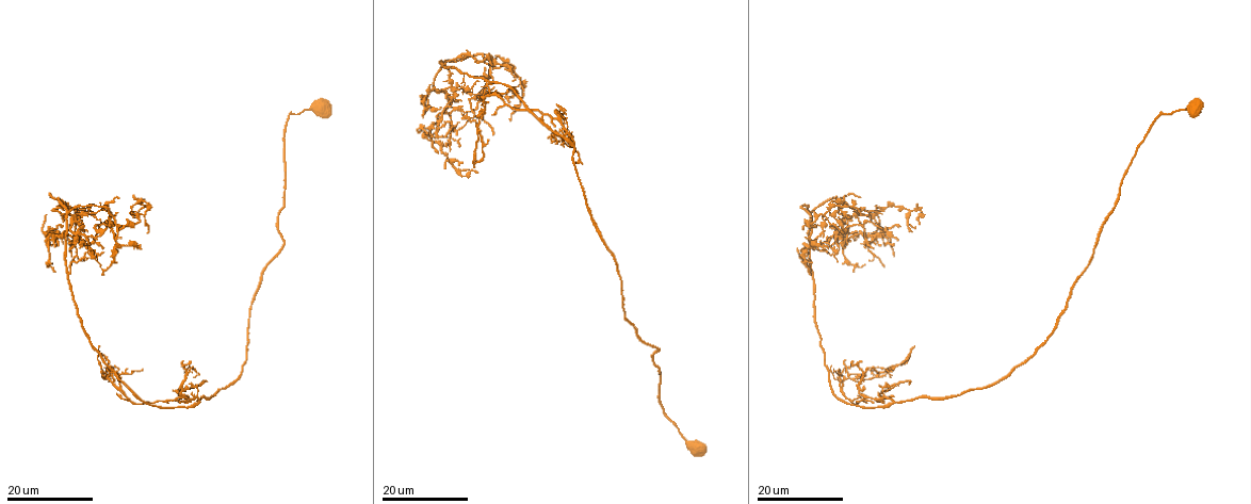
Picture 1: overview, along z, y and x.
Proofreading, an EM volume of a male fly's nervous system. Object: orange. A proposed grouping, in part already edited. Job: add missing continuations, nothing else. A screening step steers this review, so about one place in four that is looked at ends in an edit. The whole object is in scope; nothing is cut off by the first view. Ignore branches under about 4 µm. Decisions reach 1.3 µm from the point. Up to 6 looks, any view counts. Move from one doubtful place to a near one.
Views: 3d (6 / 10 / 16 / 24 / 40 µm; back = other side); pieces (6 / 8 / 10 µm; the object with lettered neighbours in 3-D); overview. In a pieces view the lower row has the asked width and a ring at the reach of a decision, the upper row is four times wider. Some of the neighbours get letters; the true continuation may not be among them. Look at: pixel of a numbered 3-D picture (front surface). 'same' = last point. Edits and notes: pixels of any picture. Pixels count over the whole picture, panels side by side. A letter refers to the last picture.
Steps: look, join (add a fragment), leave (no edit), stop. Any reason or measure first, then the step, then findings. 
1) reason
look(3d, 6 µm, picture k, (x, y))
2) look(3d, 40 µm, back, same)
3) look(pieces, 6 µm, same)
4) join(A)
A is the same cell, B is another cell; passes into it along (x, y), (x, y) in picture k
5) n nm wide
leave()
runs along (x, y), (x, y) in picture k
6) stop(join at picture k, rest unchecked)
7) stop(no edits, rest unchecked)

free end
look(3d, 16 µm, picture 1, (462, 119))

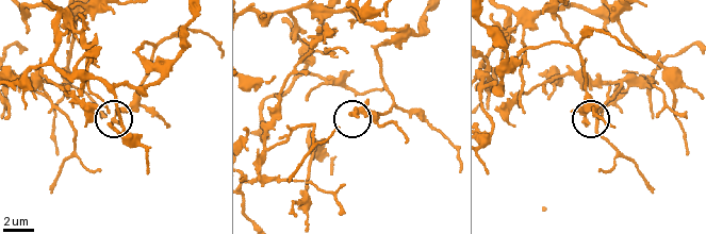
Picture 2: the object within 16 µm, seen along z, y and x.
look(pieces, 10 µm, picture 2, (587, 121))

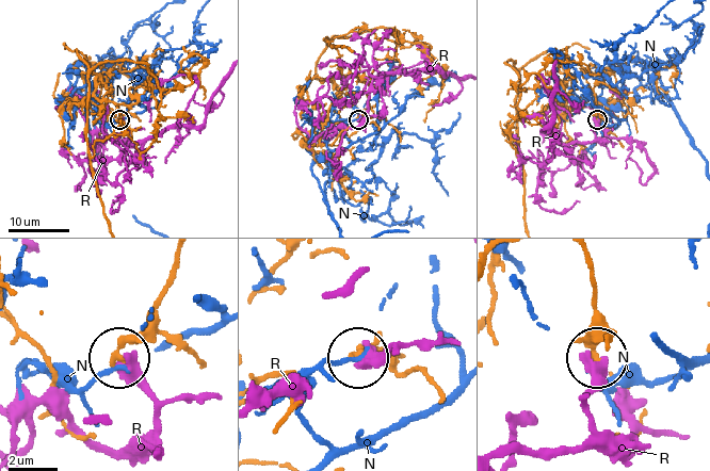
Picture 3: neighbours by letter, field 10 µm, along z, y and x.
leave()
N and R are other cells; runs along (177, 260), (161, 303), (116, 356) in picture 3; none of them fits

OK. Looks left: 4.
free end
look(3d, 24 µm, picture 1, (828, 237))

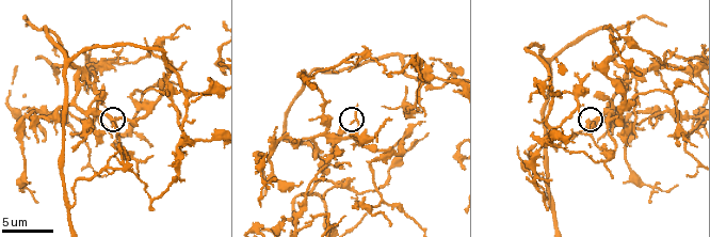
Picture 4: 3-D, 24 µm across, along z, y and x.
look(pieces, 8 µm, picture 4, (351, 120))

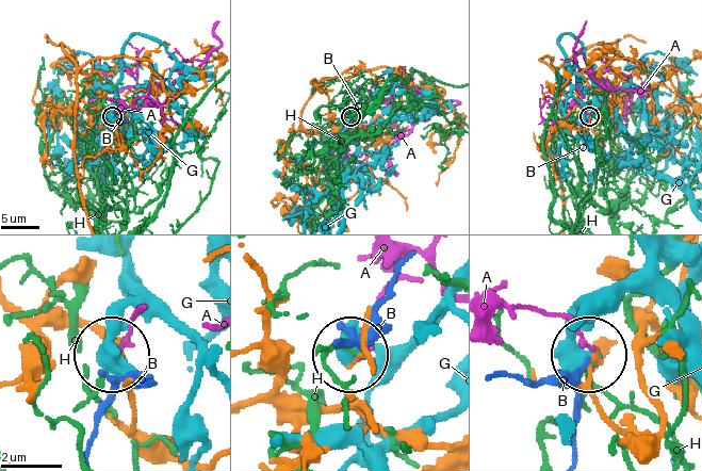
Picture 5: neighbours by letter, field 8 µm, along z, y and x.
150 nm wide
leave()
A, B, G and H are other cells; runs along (636, 314), (656, 432), (610, 419), (588, 373), (592, 353) in picture 5; none of them fits

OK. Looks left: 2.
free end
look(3d, 6 µm, picture 4, (71, 131))

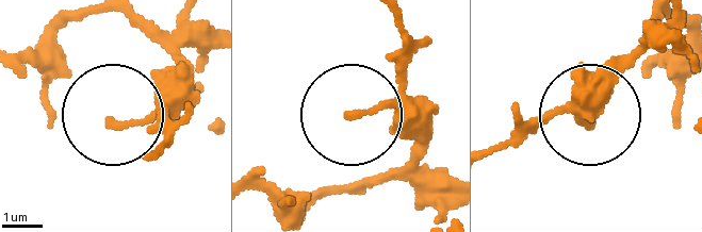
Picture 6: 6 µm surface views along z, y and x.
look(pieces, 10 µm, picture 6, (112, 124))

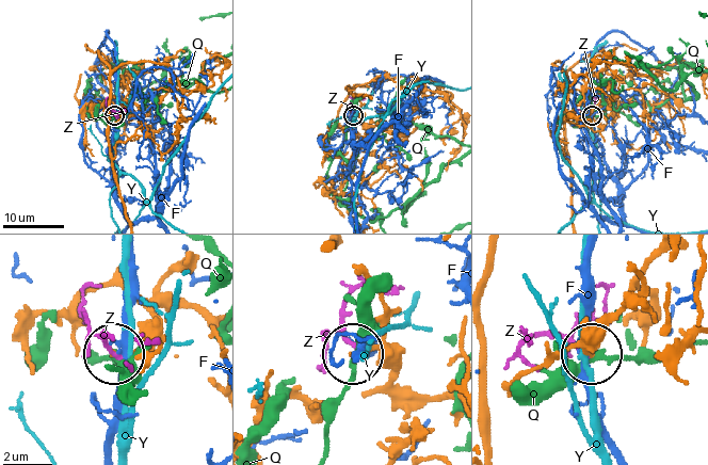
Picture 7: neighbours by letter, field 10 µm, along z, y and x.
leave()
F, Q, Y and Z are other cells; none of them fits

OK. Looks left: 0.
stop(no edits, rest unchecked)

